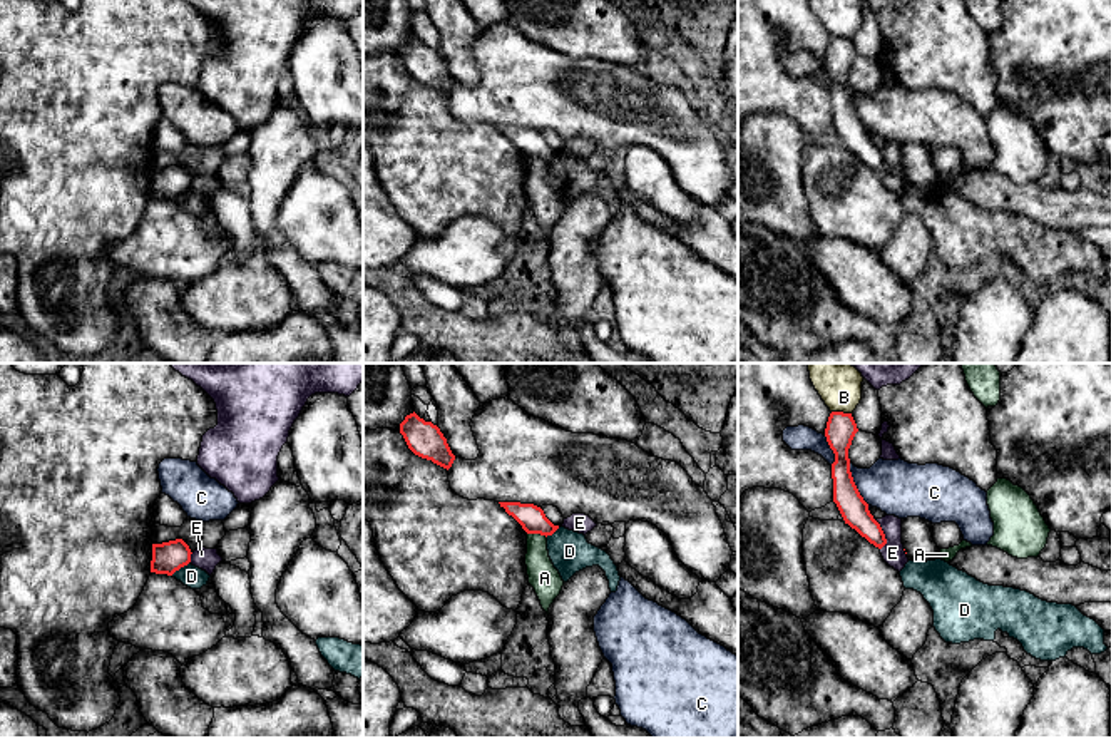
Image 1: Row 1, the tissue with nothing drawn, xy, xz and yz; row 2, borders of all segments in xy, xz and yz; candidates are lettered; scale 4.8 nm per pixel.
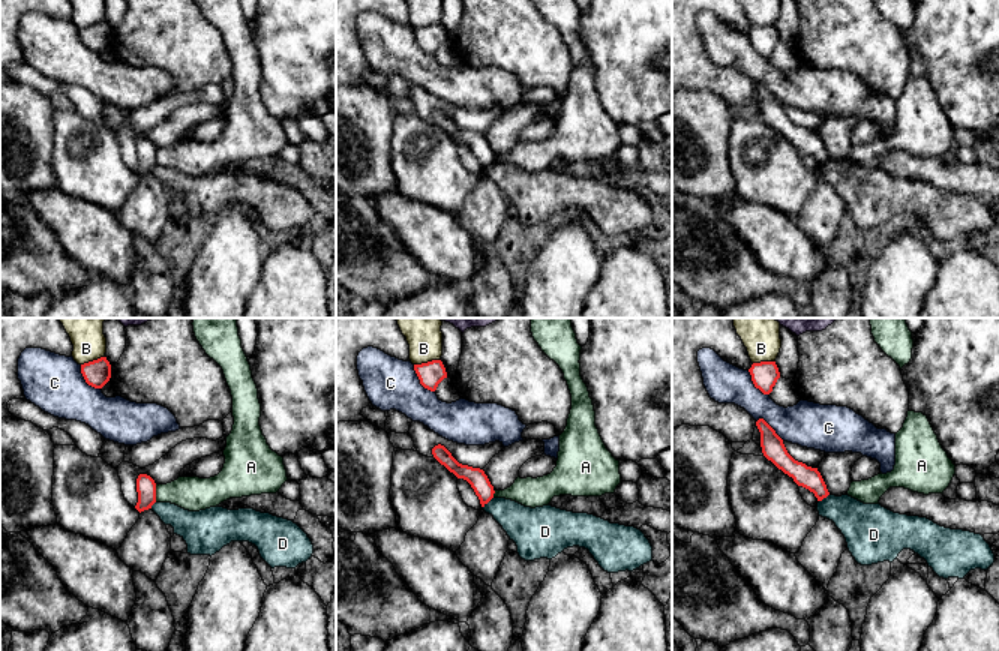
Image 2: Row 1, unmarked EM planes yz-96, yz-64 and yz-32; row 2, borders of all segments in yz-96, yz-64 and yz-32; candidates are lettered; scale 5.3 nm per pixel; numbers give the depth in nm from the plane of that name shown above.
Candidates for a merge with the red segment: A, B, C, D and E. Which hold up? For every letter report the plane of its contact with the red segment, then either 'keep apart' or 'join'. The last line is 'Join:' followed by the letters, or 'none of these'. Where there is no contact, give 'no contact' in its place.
A: meets red in xz; keep apart
B: meets red in yz; keep apart
C: meets red in yz; keep apart
D: meets red in xy; keep apart
E: meets red in yz; keep apart
Join: none of these

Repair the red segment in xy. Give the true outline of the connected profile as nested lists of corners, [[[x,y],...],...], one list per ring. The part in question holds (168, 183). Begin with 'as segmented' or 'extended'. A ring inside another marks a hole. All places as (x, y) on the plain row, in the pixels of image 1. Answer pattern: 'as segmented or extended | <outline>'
as segmented | [[[182,164],[152,169],[151,197],[172,201],[191,187],[191,174]]]

